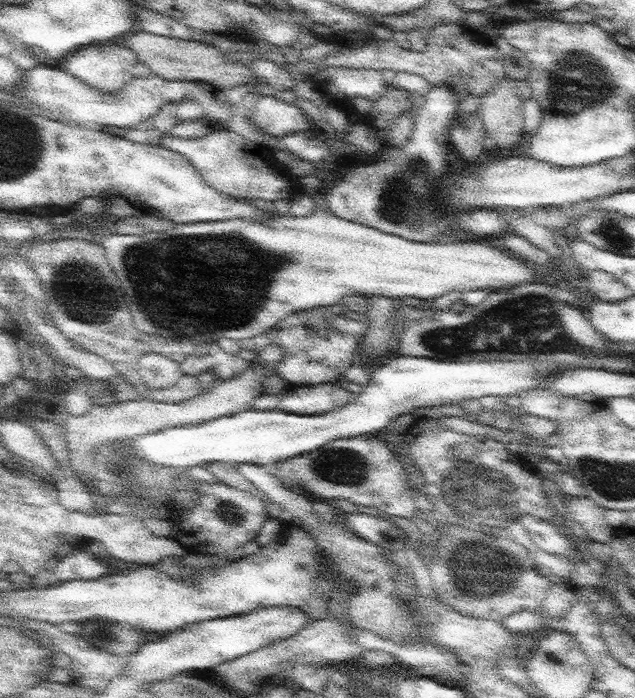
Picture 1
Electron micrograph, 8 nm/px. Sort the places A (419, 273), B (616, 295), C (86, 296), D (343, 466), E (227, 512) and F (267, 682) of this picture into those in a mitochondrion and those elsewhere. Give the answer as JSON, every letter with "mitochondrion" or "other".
{"A":"other","B":"other","C":"mitochondrion","D":"mitochondrion","E":"mitochondrion","F":"other"}

